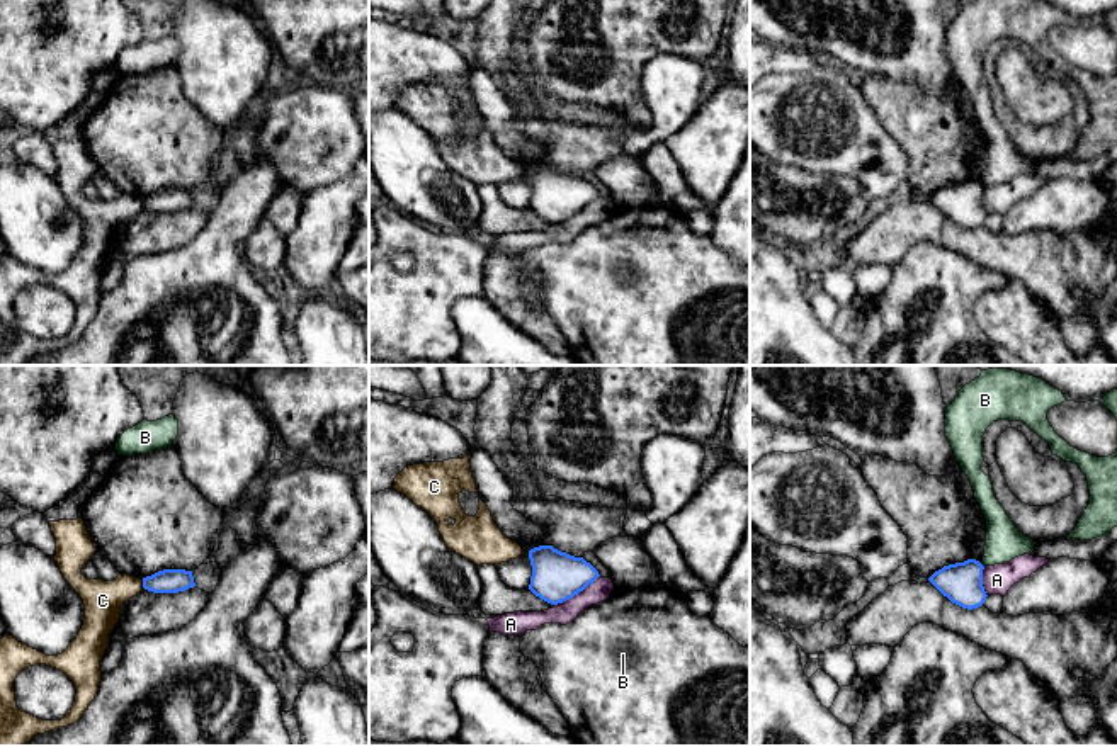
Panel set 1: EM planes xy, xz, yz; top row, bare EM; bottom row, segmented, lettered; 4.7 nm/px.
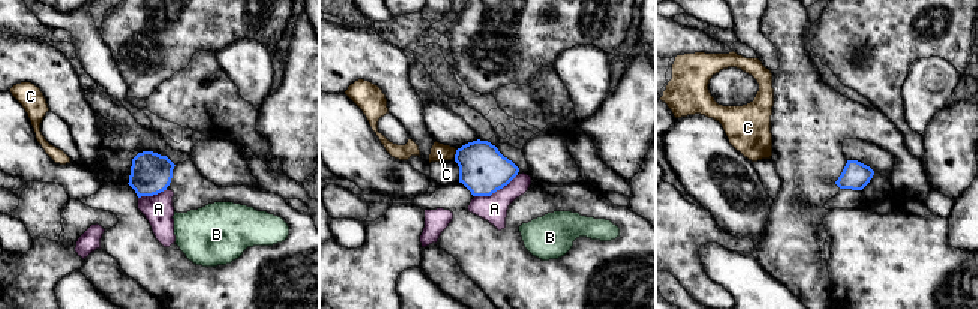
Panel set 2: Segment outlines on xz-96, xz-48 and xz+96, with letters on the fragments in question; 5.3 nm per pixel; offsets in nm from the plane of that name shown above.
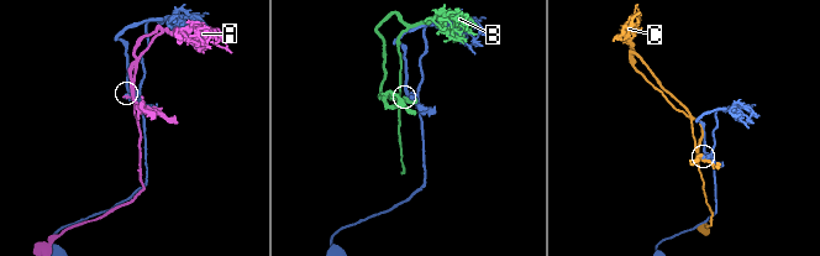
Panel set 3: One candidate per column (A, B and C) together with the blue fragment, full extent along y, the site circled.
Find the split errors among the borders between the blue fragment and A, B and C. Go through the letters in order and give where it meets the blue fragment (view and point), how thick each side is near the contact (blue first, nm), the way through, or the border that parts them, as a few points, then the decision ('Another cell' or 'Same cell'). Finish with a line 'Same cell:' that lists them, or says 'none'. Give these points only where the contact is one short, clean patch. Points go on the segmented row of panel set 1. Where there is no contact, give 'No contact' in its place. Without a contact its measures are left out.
A: Touches blue at xz (577, 593). Thickness 240 nm (blue) against 100 nm. Boundary: xz (599, 575), (582, 590), (555, 605). Another cell
B: Touches blue at yz (981, 565). Thickness 190 nm (blue) against 180 nm. Boundary: yz (980, 563), (983, 566). Another cell
C: Touches blue at xy (143, 583). Thickness 110 nm (blue) against 180 nm. Boundary: xy (141, 580), (143, 587). Another cell
Same cell: none

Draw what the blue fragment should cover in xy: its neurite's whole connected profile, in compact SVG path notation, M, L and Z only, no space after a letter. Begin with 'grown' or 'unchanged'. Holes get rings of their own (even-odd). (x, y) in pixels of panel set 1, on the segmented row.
unchanged; M163 569L143 578L143 588L153 593L179 593L194 588L192 571Z

